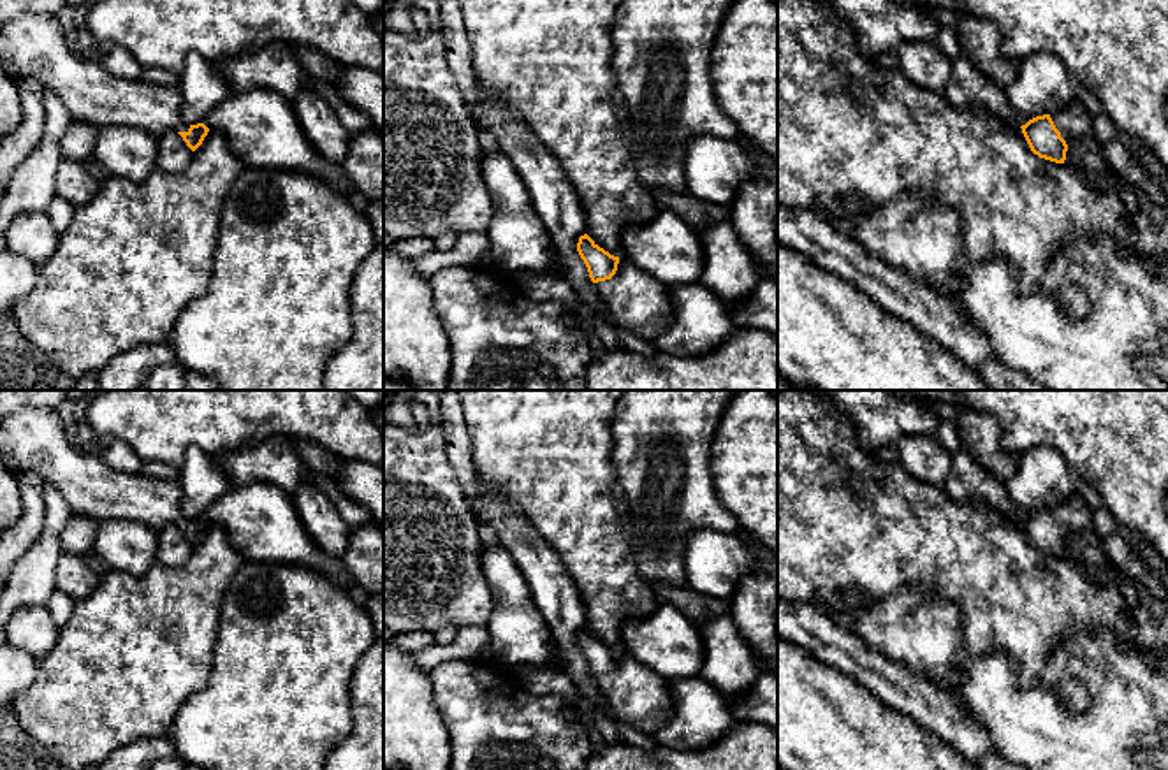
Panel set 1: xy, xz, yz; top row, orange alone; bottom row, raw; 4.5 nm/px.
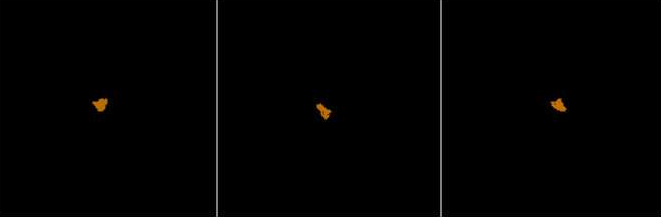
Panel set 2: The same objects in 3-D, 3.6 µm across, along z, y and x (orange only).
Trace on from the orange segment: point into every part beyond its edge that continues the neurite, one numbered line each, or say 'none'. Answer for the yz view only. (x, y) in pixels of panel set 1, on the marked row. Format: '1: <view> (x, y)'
1: yz (1072, 120)

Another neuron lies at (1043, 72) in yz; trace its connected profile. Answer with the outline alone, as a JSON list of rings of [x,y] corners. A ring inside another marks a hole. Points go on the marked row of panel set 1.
[[[1036,53],[1018,60],[1017,77],[1004,91],[1011,107],[1033,120],[1071,104],[1080,86],[1057,56]]]

